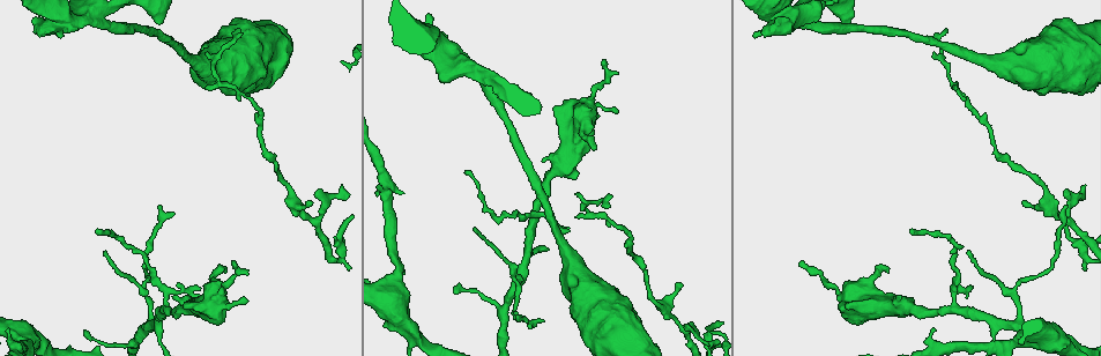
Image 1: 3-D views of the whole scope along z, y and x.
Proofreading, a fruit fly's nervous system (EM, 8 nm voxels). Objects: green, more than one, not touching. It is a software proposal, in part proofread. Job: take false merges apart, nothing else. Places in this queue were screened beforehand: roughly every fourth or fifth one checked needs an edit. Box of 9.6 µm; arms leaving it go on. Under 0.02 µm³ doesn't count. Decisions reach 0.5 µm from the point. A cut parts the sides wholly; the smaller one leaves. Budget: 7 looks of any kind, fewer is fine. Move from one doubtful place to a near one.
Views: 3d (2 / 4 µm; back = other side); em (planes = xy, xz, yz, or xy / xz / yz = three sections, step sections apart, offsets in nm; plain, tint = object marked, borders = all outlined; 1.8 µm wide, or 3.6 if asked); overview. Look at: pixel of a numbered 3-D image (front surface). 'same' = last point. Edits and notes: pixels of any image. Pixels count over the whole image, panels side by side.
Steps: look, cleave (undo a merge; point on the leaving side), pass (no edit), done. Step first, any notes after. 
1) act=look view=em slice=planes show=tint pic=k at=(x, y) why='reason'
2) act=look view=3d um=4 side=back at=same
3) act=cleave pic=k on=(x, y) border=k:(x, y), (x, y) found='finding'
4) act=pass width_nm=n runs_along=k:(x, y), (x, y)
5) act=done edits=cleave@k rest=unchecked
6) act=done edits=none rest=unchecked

act=look view=3d um=4 side=back pic=1 at=(583, 114) why='branch point'

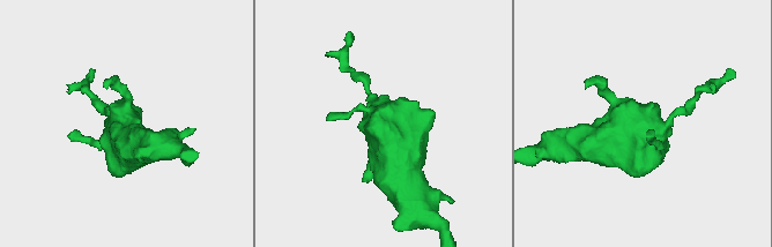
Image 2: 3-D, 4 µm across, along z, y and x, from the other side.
act=look view=em um=3.6 slice=planes show=tint pic=2 at=(385, 125)

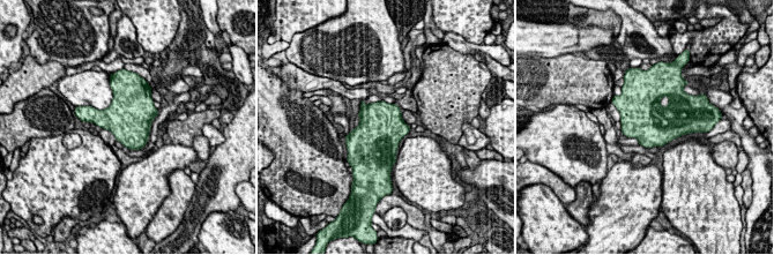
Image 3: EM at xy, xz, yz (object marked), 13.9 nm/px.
act=pass found='one neuron here'

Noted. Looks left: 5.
act=look view=em um=3.6 slice=planes show=tint pic=1 at=(167, 311) why='three-way junction'

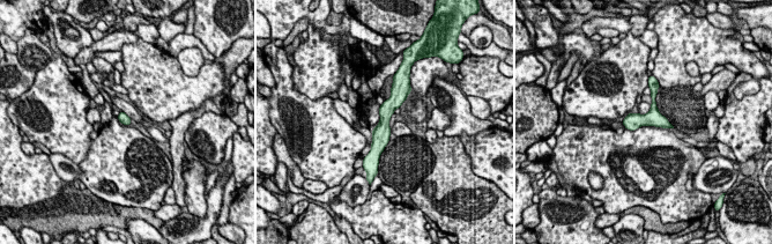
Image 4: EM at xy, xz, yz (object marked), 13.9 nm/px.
act=pass runs_along=4:(395, 90), (375, 153) found='continuous, no second neuron'

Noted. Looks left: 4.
act=look view=3d um=2 pic=1 at=(102, 24) why='sudden change in width'

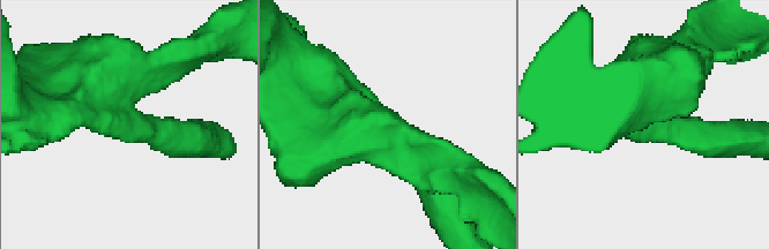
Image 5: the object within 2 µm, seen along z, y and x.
act=look view=em slice=yz step=8 show=tint pic=5 at=(649, 124) arms=3 arm_widths_nm=220,280,340 why='shape alone is not enough'

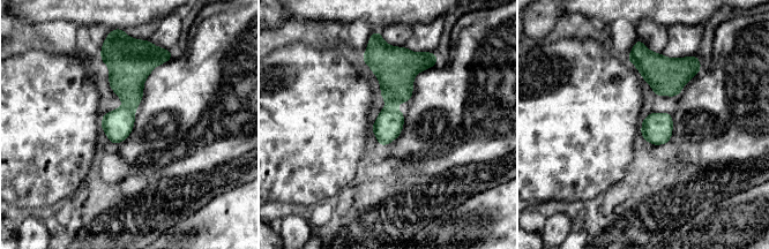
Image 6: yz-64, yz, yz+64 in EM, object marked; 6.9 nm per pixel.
act=look view=em slice=planes show=borders at=same

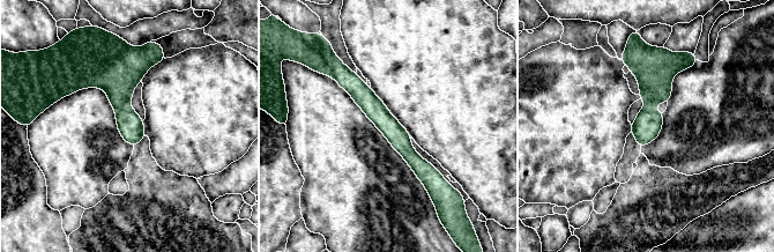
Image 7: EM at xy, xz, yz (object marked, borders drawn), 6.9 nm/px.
act=cleave pic=7 on=(118, 73) border=7:(128, 105), (116, 111) found='two neurons meet here'

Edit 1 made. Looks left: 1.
act=done edits=cleave@7 rest=unchecked

